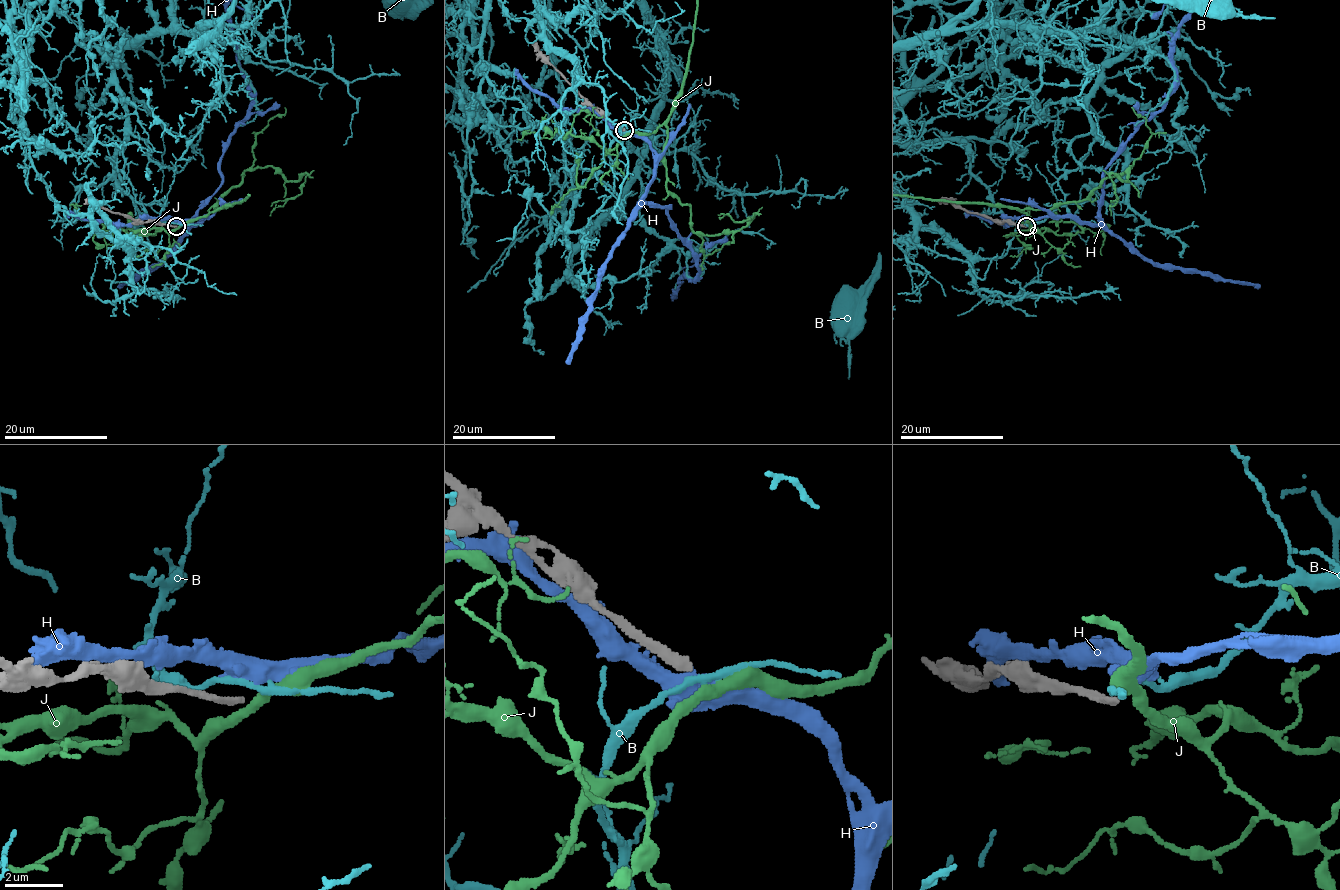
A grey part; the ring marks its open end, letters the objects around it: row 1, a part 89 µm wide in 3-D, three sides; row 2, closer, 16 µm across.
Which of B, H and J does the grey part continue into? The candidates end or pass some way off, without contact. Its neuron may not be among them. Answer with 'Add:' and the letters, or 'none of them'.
Add: none of them

